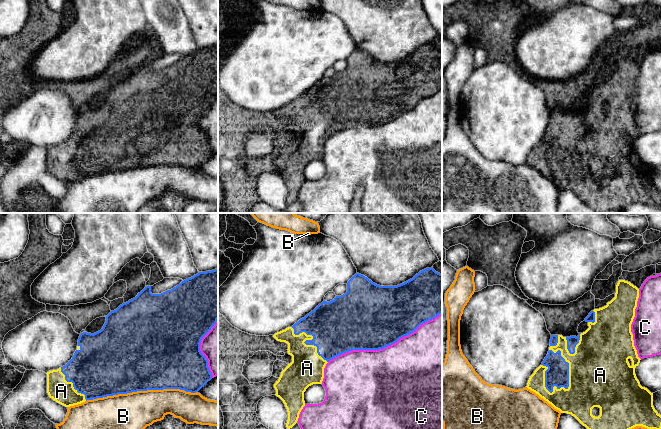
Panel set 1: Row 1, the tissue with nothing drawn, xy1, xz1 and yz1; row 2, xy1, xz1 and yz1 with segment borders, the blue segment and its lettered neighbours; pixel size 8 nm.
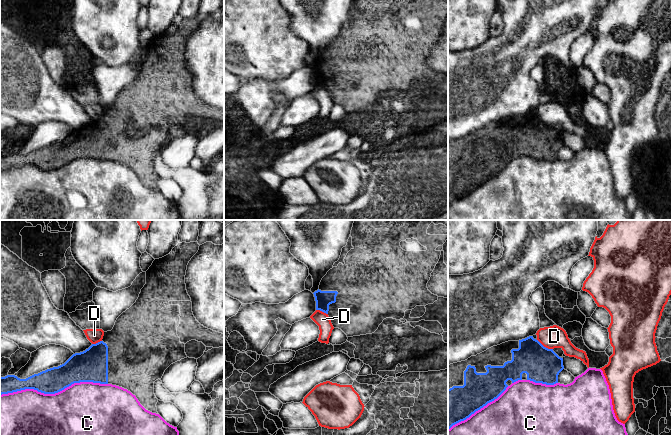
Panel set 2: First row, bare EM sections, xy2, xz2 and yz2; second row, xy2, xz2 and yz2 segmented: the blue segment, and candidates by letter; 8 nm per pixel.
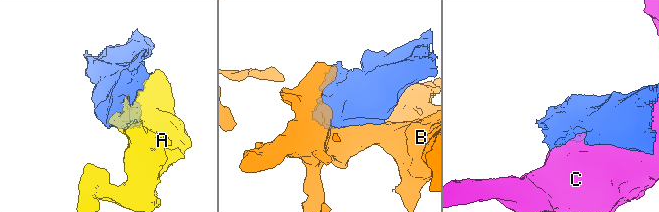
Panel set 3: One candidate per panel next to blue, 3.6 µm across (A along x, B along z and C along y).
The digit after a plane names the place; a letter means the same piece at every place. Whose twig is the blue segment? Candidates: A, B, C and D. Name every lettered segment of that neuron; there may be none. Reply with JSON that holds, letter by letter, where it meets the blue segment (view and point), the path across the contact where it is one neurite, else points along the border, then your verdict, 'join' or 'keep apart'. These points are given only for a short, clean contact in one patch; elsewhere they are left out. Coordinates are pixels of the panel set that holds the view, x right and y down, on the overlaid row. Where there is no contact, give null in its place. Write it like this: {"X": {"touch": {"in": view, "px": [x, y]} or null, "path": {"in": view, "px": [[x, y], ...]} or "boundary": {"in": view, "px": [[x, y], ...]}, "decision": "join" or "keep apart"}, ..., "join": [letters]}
{"A": {"touch": {"in": "yz1", "px": [568, 374]}, "decision": "join"}, "B": {"touch": {"in": "xy1", "px": [141, 390]}, "decision": "keep apart"}, "C": {"touch": {"in": "xz1", "px": [384, 347]}, "decision": "keep apart"}, "D": {"touch": {"in": "yz2", "px": [545, 347]}, "boundary": {"in": "yz2", "px": [[537, 339], [544, 346], [552, 349]]}, "decision": "keep apart"}, "join": ["A"]}

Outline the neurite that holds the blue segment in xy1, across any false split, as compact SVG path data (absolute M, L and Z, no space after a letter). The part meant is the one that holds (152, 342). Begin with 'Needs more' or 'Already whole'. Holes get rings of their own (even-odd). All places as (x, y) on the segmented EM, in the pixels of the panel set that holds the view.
Needs more. M218 269L199 272L161 294L152 294L151 286L146 286L135 298L111 311L100 331L80 334L72 359L65 366L46 373L47 393L65 407L137 391L180 389L196 393L212 379L208 360L200 351L200 343L217 320Z

